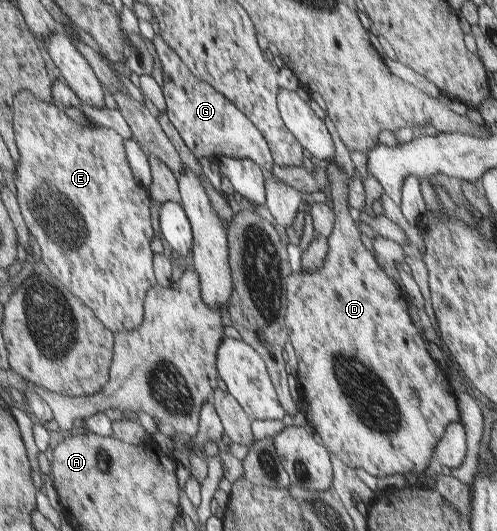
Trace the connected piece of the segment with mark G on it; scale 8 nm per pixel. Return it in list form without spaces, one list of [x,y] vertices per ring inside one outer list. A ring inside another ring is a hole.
[[[154,34],[151,42],[162,65],[161,94],[165,103],[166,117],[178,132],[182,142],[190,148],[193,156],[196,159],[210,156],[246,158],[261,169],[264,177],[270,177],[275,164],[266,140],[251,120],[216,88],[196,77],[160,34]]]

